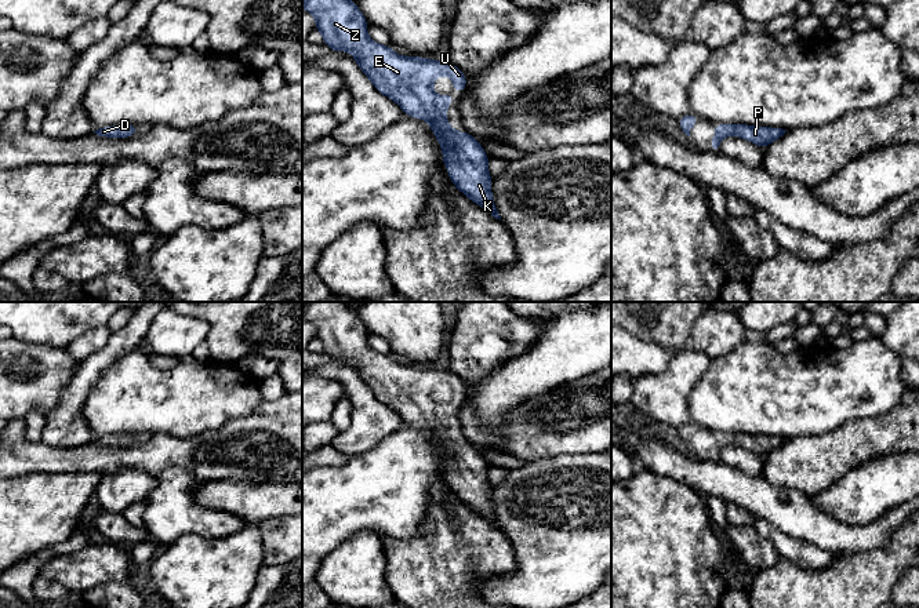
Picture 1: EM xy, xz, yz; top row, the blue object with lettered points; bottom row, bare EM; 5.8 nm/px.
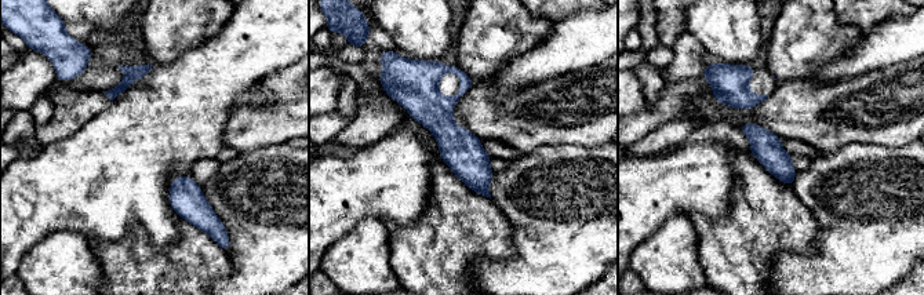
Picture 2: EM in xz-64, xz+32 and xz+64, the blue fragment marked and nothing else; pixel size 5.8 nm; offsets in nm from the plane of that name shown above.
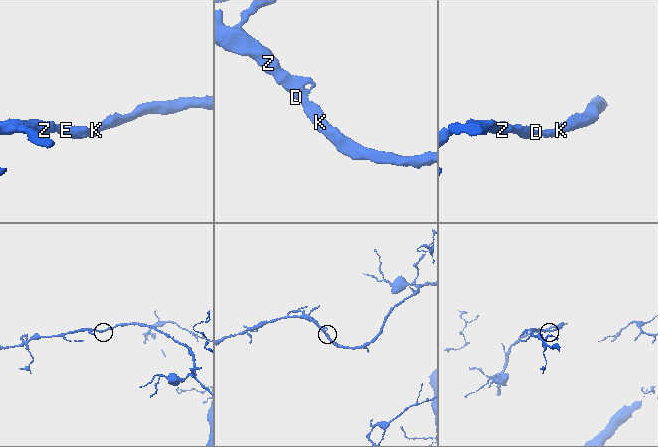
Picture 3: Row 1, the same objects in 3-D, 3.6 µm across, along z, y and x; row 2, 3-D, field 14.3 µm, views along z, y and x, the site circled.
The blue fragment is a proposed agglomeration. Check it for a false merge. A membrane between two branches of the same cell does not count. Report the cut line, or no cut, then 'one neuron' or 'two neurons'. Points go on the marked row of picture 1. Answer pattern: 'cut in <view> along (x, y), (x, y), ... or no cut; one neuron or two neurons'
no cut; one neuron

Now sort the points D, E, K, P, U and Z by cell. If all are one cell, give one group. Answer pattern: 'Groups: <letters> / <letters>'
Groups: D E K P U Z

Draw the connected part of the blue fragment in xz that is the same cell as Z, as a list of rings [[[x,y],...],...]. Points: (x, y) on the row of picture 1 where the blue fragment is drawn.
[[[302,0],[302,7],[316,18],[315,29],[324,37],[324,44],[331,51],[349,51],[362,72],[370,79],[375,90],[393,99],[404,114],[422,119],[429,123],[440,148],[443,161],[451,182],[468,199],[487,210],[501,221],[491,194],[491,175],[487,168],[488,156],[477,139],[468,132],[458,132],[448,125],[446,109],[451,106],[454,94],[439,97],[432,85],[440,74],[446,74],[454,83],[455,92],[466,90],[466,76],[451,62],[439,62],[431,58],[400,57],[391,45],[374,43],[367,34],[367,21],[359,7],[350,0]]]

